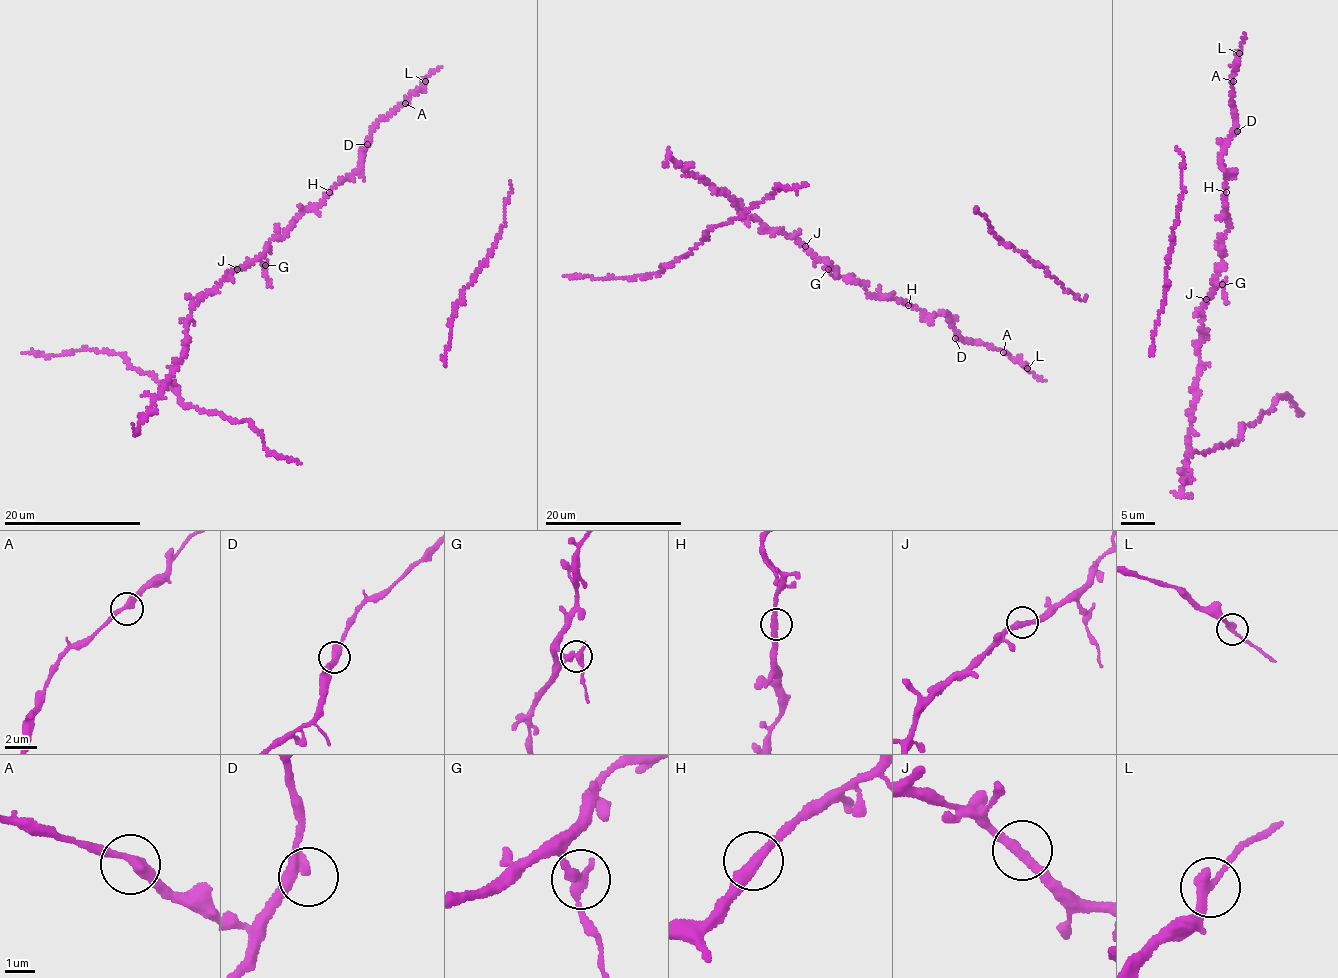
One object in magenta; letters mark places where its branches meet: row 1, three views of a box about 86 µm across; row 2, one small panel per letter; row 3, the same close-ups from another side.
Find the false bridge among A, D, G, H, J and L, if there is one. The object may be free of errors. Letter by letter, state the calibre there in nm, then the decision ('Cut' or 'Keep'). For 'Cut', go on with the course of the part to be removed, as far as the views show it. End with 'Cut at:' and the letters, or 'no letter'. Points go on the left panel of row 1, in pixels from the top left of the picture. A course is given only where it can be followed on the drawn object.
A: Thickness 340 nm. Keep
D: Thickness 400 nm. Keep
G: Thickness 340 nm. Cut. Course of the part to remove: (265, 265), (264, 275), (271, 288)
H: Thickness 360 nm. Keep
J: Thickness 320 nm. Keep
L: Thickness 320 nm. Keep
Cut at: G

